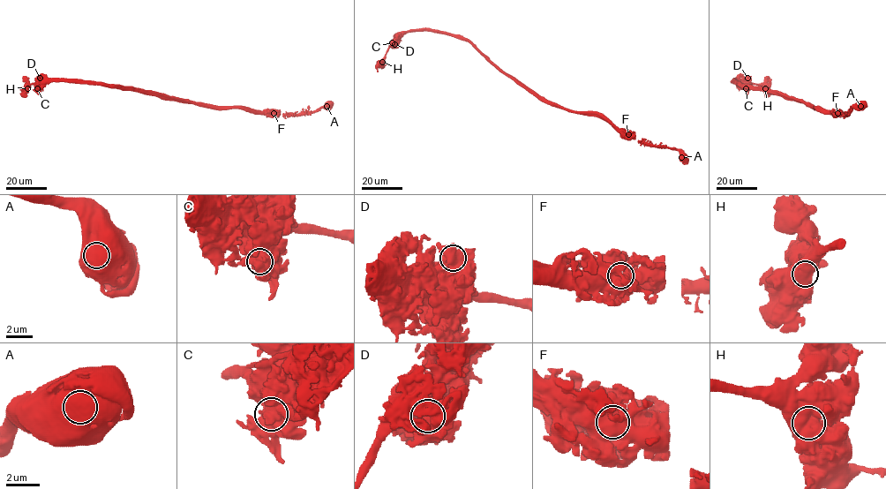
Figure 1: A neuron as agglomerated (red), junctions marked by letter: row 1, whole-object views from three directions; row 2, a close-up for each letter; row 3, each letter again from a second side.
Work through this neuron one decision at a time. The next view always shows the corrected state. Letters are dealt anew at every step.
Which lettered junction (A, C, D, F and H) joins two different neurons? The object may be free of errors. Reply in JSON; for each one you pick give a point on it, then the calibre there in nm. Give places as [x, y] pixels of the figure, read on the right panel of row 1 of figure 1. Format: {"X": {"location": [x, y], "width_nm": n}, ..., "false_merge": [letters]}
{"F": {"location": [837, 113], "width_nm": 800}, "false_merge": ["F"]}

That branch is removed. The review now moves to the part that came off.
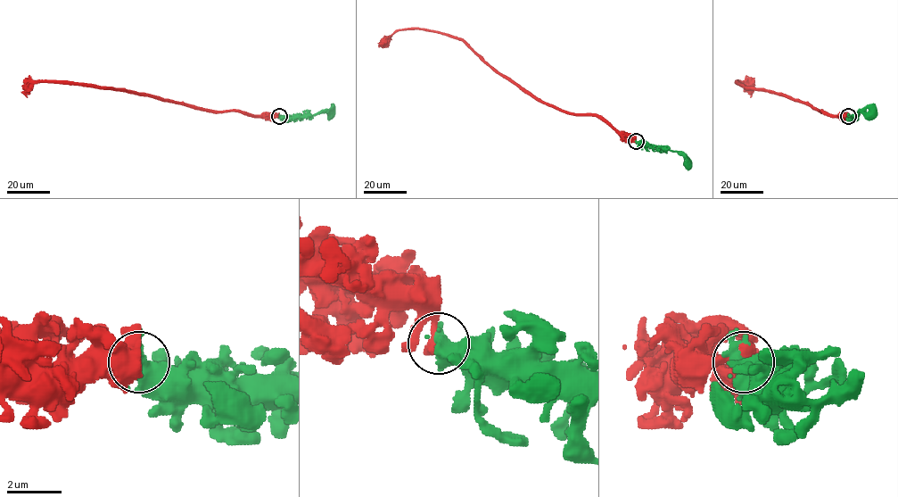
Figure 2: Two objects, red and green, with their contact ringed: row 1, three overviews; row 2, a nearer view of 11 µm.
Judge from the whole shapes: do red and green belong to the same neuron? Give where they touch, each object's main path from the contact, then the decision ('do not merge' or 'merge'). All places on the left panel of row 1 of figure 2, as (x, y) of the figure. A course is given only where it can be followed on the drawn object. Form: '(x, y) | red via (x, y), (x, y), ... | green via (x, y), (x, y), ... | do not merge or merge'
(279, 116) | red via (279, 115), (251, 116), (239, 111), (202, 110), (151, 96), (76, 83), (35, 83), (25, 94), (27, 97) | green via (279, 115), (308, 117), (321, 112), (332, 113) | merge

